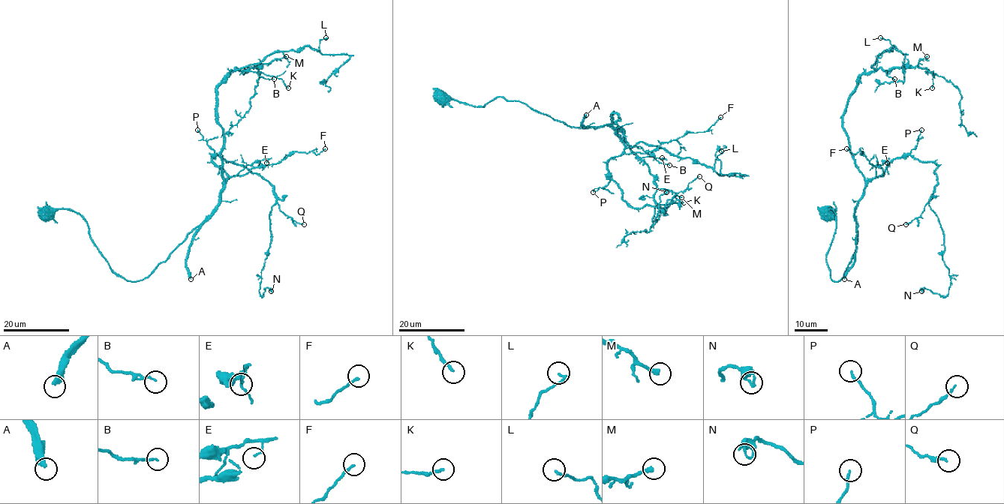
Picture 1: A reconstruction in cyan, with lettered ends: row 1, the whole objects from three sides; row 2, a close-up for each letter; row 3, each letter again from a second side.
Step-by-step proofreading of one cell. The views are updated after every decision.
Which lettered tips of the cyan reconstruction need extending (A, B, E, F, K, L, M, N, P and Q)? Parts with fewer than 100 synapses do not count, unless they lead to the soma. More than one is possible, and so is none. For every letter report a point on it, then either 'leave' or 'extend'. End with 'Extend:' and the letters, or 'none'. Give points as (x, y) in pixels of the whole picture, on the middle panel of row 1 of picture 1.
A: (586, 115) | extend
B: (669, 165) | leave
E: (662, 157) | leave
F: (720, 117) | leave
K: (683, 202) | leave
L: (721, 151) | leave
M: (681, 197) | leave
N: (666, 192) | leave
P: (593, 192) | leave
Q: (699, 176) | leave
Extend: A

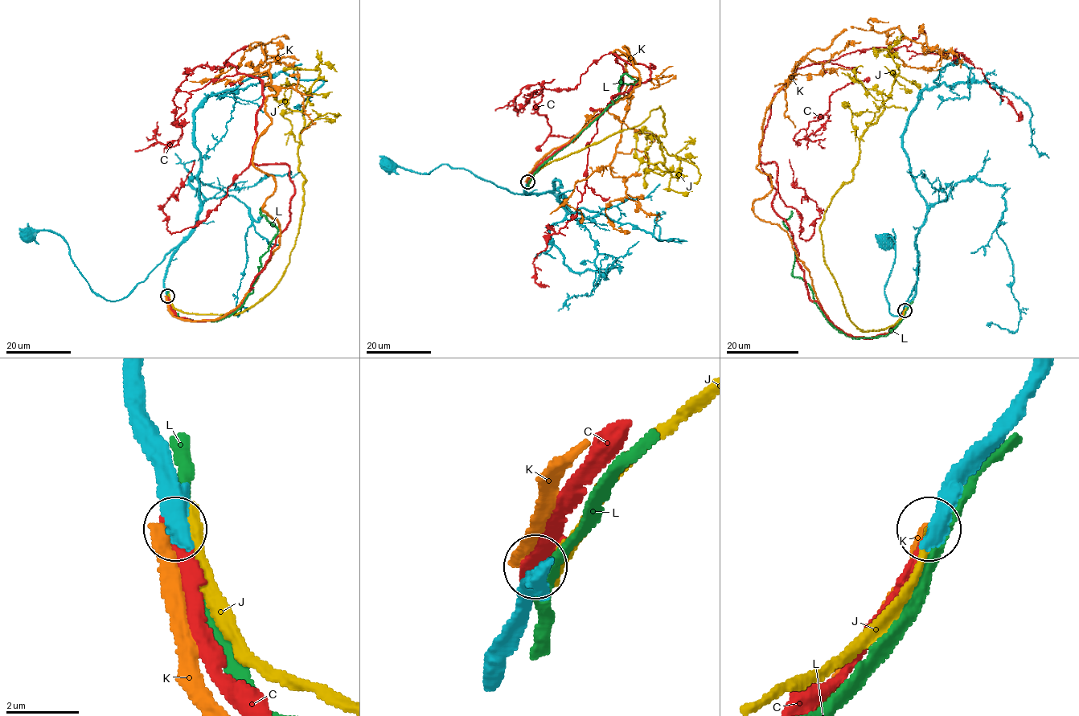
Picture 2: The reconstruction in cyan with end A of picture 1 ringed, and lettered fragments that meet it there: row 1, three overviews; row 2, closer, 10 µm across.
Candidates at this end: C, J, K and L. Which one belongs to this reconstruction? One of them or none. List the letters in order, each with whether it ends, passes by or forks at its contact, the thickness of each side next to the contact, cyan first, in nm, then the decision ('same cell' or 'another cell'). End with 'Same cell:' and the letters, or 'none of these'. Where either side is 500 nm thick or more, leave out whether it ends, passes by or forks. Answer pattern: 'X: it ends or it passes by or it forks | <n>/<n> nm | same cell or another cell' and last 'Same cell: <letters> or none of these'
C: 500/360 nm | same cell
J: 600/360 nm | another cell
K: 550/300 nm | another cell
L: 600/300 nm | another cell
Same cell: C

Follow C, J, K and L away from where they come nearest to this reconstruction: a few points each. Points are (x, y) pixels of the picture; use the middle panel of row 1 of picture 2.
C: (528, 182), (654, 67), (611, 53), (622, 84), (599, 116), (582, 199), (533, 262), (535, 280), (549, 286)
J: (529, 182), (547, 165), (634, 126), (661, 106), (663, 164), (674, 177), (680, 172), (643, 173)
K: (527, 182), (639, 84), (625, 47), (625, 198), (605, 215), (627, 232)
L: (528, 183), (542, 165), (613, 103), (619, 96), (621, 82), (637, 81), (627, 74), (621, 77), (621, 80)

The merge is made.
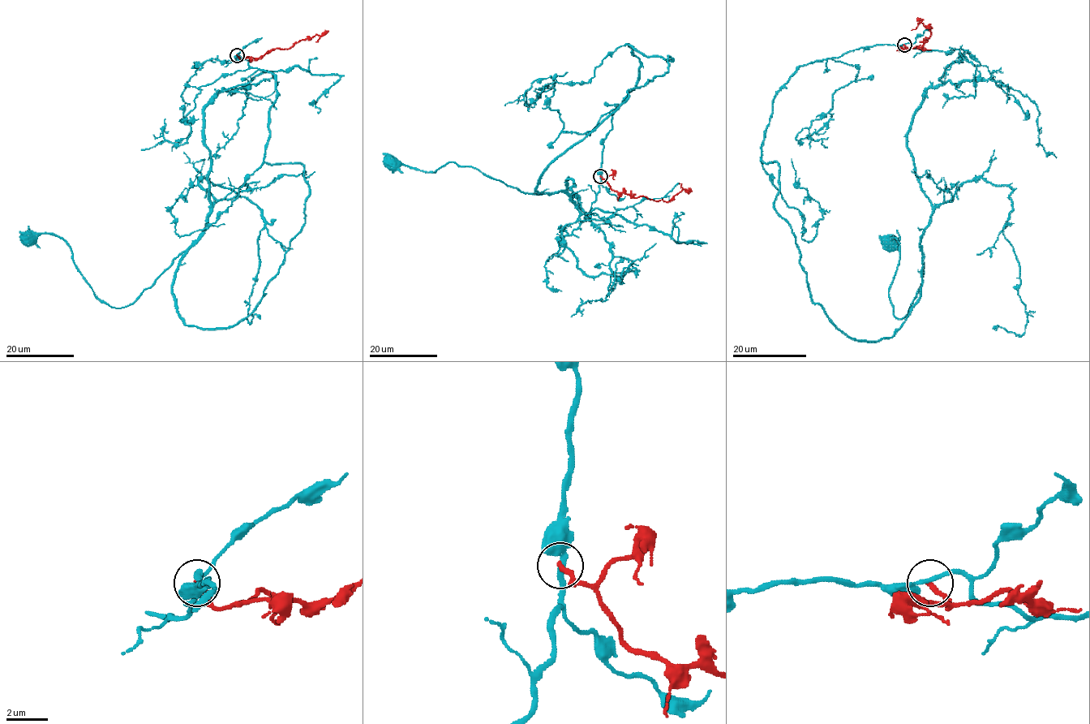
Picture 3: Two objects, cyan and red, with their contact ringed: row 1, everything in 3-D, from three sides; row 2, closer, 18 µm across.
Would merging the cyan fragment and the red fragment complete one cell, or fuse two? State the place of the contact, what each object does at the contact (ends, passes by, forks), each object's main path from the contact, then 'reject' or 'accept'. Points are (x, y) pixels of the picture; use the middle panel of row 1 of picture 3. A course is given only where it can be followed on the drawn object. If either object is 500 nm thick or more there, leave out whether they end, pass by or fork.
place (600, 176); cyan passes by; red ends; course cyan (601, 176), (638, 79), (627, 45), (669, 56), (551, 162), (545, 193), (451, 161), (392, 163); course red (601, 176), (620, 193), (664, 201), (669, 201), (681, 191), (683, 189), (679, 183); reject

